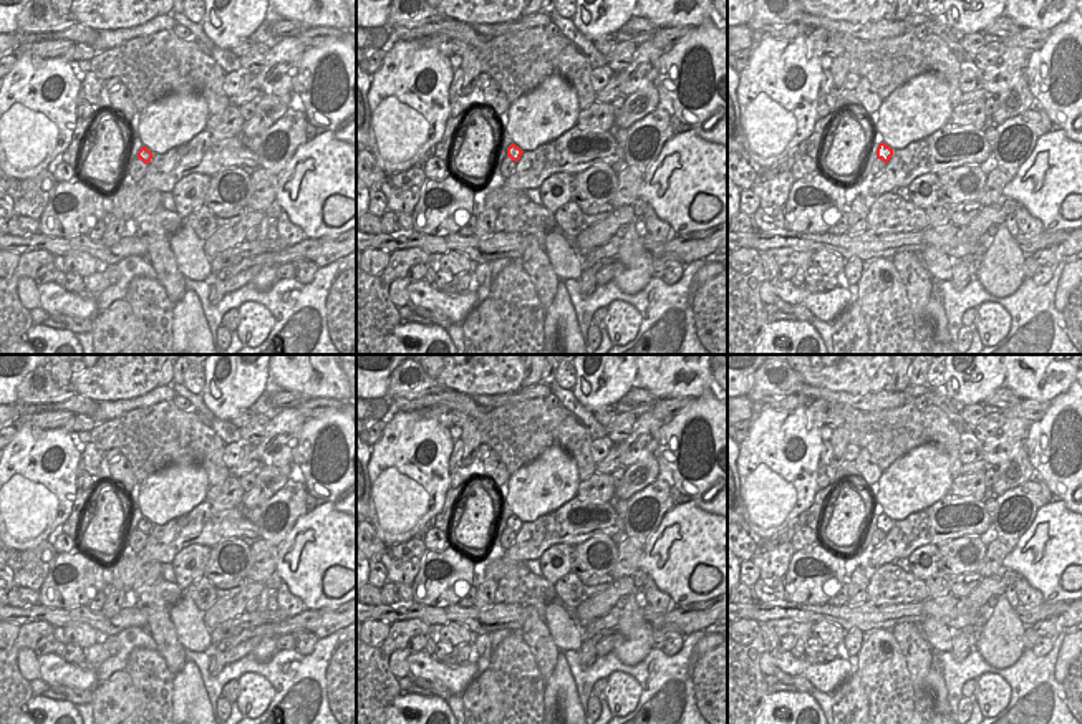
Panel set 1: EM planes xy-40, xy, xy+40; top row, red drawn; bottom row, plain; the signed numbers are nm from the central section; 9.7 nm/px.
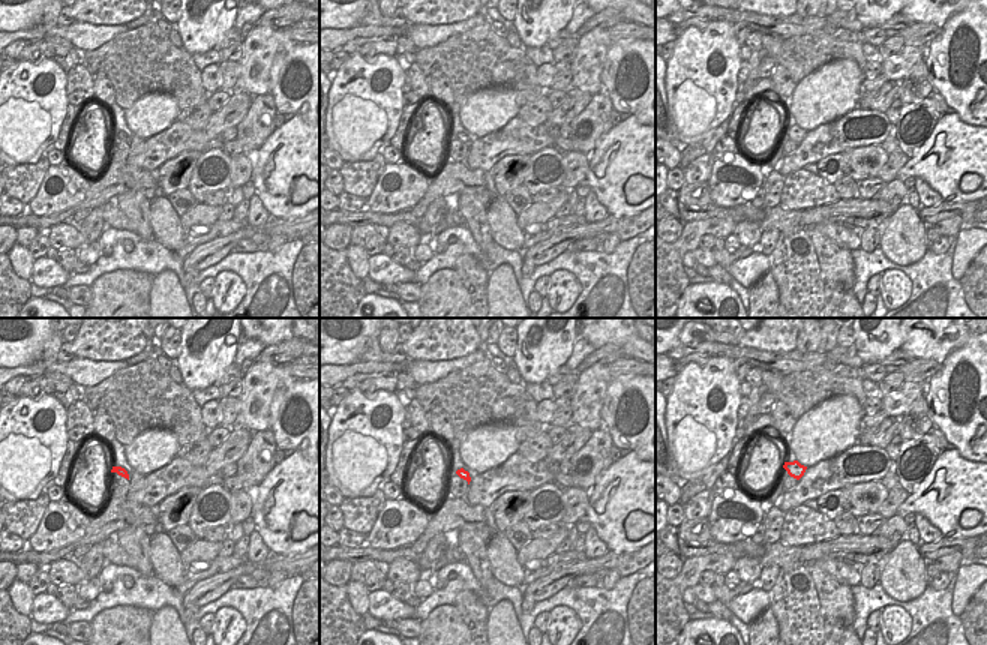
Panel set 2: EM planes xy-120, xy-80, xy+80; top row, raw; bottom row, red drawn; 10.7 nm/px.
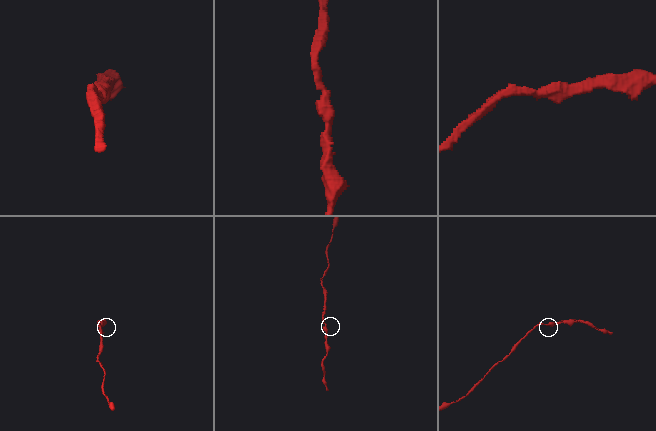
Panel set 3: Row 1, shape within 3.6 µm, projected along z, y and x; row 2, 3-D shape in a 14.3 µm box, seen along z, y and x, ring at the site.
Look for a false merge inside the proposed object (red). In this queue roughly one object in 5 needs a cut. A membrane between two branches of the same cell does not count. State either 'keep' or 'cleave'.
keep

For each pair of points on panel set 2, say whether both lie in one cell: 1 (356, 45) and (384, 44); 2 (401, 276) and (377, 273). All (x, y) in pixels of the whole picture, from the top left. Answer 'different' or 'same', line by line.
1: same
2: same

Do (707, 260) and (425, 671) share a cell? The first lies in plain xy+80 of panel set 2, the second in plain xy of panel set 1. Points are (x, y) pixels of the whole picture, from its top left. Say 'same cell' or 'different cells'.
same cell

